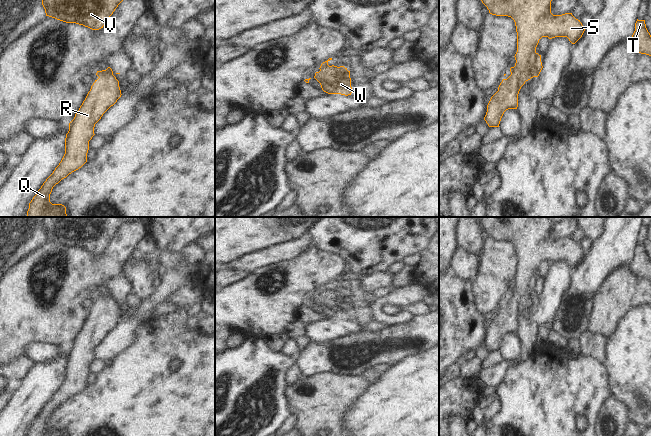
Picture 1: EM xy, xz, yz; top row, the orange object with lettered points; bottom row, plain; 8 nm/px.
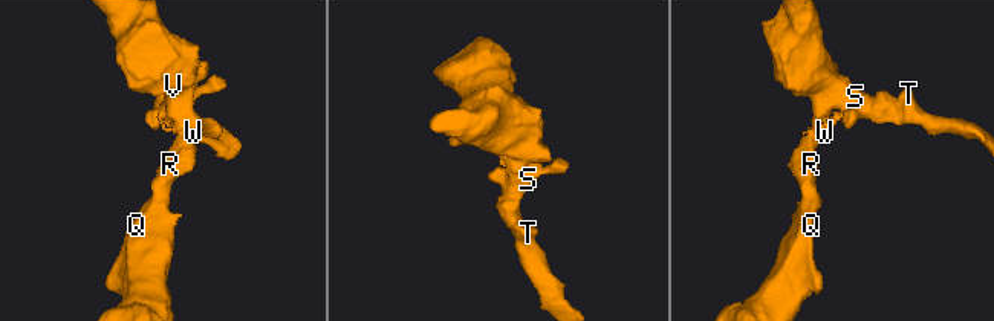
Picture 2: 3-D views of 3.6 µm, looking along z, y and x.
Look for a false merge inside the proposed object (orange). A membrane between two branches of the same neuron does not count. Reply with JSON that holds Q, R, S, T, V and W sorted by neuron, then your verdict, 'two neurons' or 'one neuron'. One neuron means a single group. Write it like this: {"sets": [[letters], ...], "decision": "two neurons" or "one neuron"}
{"sets": [["Q", "R", "S", "T", "V", "W"]], "decision": "one neuron"}

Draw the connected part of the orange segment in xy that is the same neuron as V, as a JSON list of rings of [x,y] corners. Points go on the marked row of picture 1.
[[[42,0],[46,16],[92,30],[103,28],[123,0]]]

